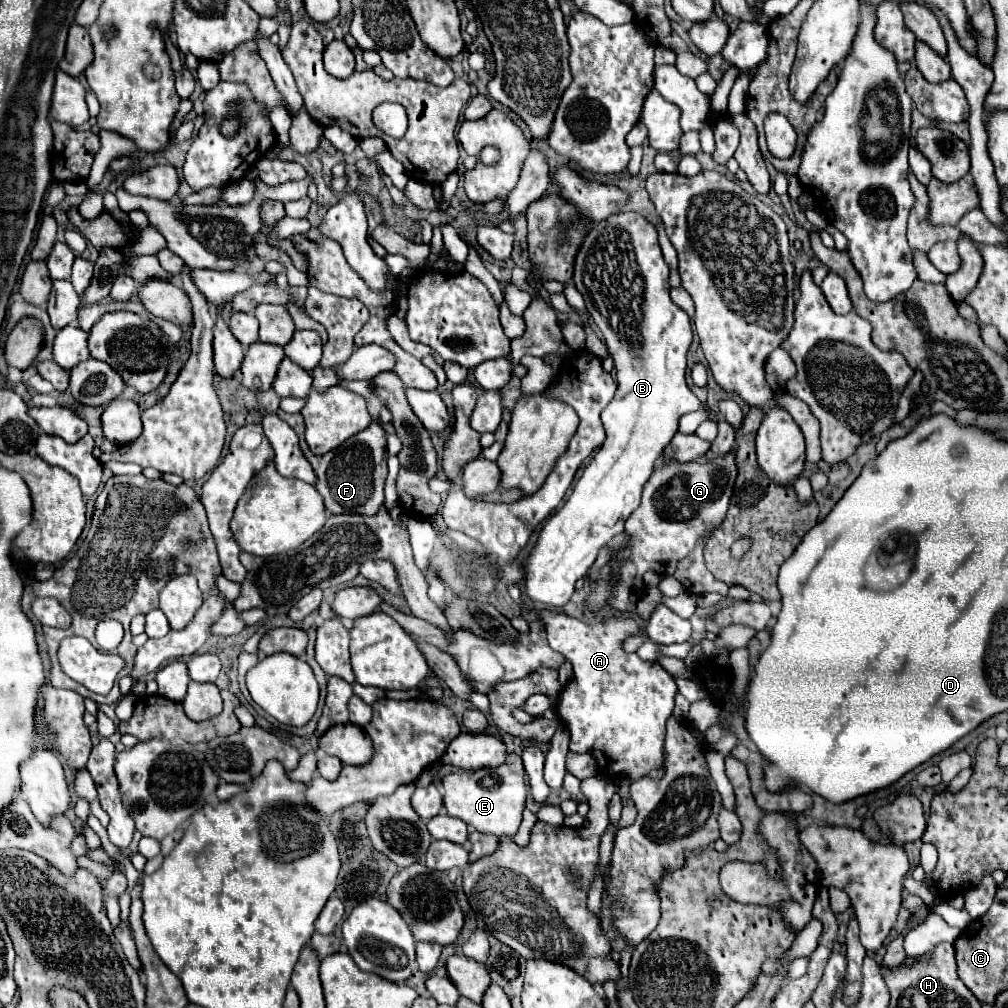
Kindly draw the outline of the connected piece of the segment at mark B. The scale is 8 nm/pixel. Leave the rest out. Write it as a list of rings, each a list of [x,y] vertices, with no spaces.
[[[616,213],[594,225],[576,253],[574,259],[574,277],[576,289],[586,301],[586,309],[602,329],[608,351],[616,365],[618,391],[608,407],[602,411],[602,423],[606,429],[606,441],[600,451],[592,457],[582,477],[578,479],[568,501],[548,519],[544,525],[534,551],[524,563],[526,595],[532,601],[539,601],[554,607],[563,607],[574,593],[574,583],[580,577],[586,577],[588,569],[596,561],[598,551],[608,545],[616,535],[624,533],[624,523],[630,513],[638,507],[642,487],[654,471],[656,459],[662,455],[664,447],[670,443],[678,431],[678,421],[682,415],[706,409],[710,421],[718,421],[714,409],[704,405],[686,385],[686,353],[692,343],[692,325],[690,317],[670,299],[668,283],[668,265],[664,263],[658,233],[652,223],[648,223],[638,213]]]

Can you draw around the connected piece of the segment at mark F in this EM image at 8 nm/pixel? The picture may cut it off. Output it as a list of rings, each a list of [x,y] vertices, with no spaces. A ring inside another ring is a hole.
[[[278,411],[278,417],[284,419],[300,437],[300,447],[306,459],[312,463],[314,473],[318,477],[316,489],[324,499],[324,505],[330,513],[362,513],[376,515],[378,507],[384,503],[384,481],[386,481],[386,431],[378,421],[372,421],[364,431],[346,439],[340,447],[328,451],[326,455],[314,455],[306,445],[304,437],[304,421],[302,415],[290,415]]]

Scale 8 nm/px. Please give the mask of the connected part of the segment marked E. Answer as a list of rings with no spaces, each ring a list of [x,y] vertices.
[[[510,753],[504,765],[496,769],[450,773],[442,779],[442,787],[444,787],[444,807],[450,817],[462,819],[472,829],[482,833],[492,833],[496,837],[516,835],[522,821],[526,795],[528,795],[524,783],[524,765],[518,755]]]

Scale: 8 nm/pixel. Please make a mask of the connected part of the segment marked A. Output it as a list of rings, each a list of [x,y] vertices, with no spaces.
[[[548,609],[536,613],[544,621],[550,647],[574,665],[574,677],[556,705],[556,713],[570,731],[570,751],[590,753],[608,777],[622,775],[634,781],[642,775],[662,775],[666,721],[672,715],[678,687],[656,661],[642,661],[636,653],[622,651],[622,639],[638,631],[636,623],[630,623],[634,619],[606,615],[598,625],[588,625],[566,613]]]

